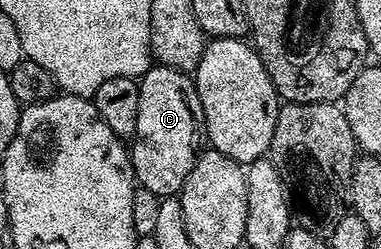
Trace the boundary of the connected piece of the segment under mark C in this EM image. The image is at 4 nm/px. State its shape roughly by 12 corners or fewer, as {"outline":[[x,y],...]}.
{"outline":[[158,64],[139,79],[139,185],[180,195],[202,153],[196,81]]}

